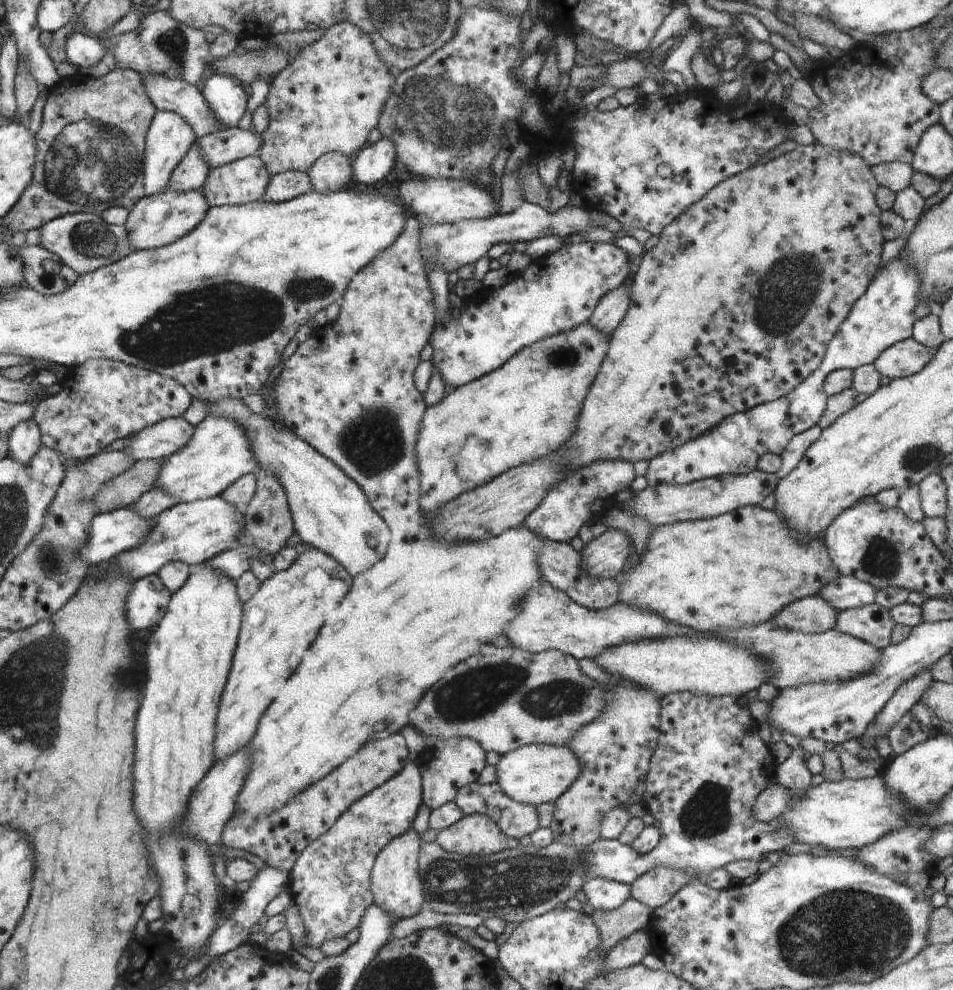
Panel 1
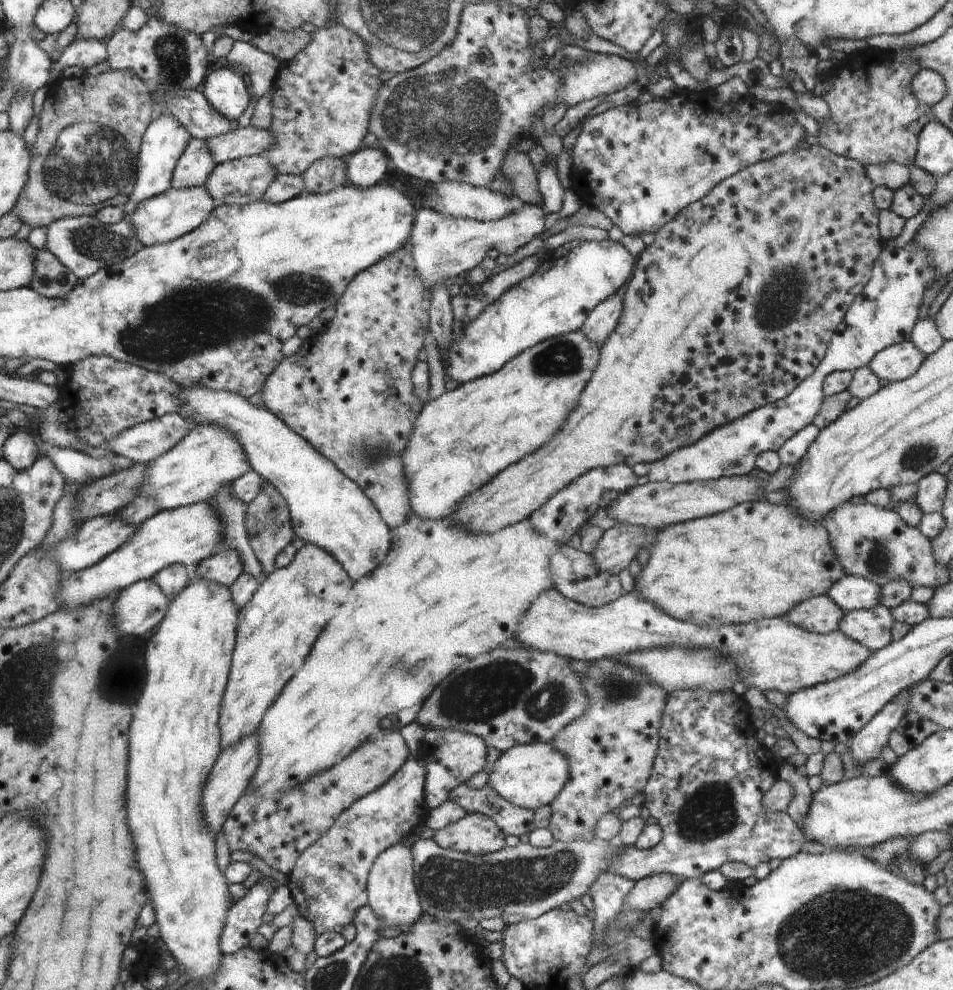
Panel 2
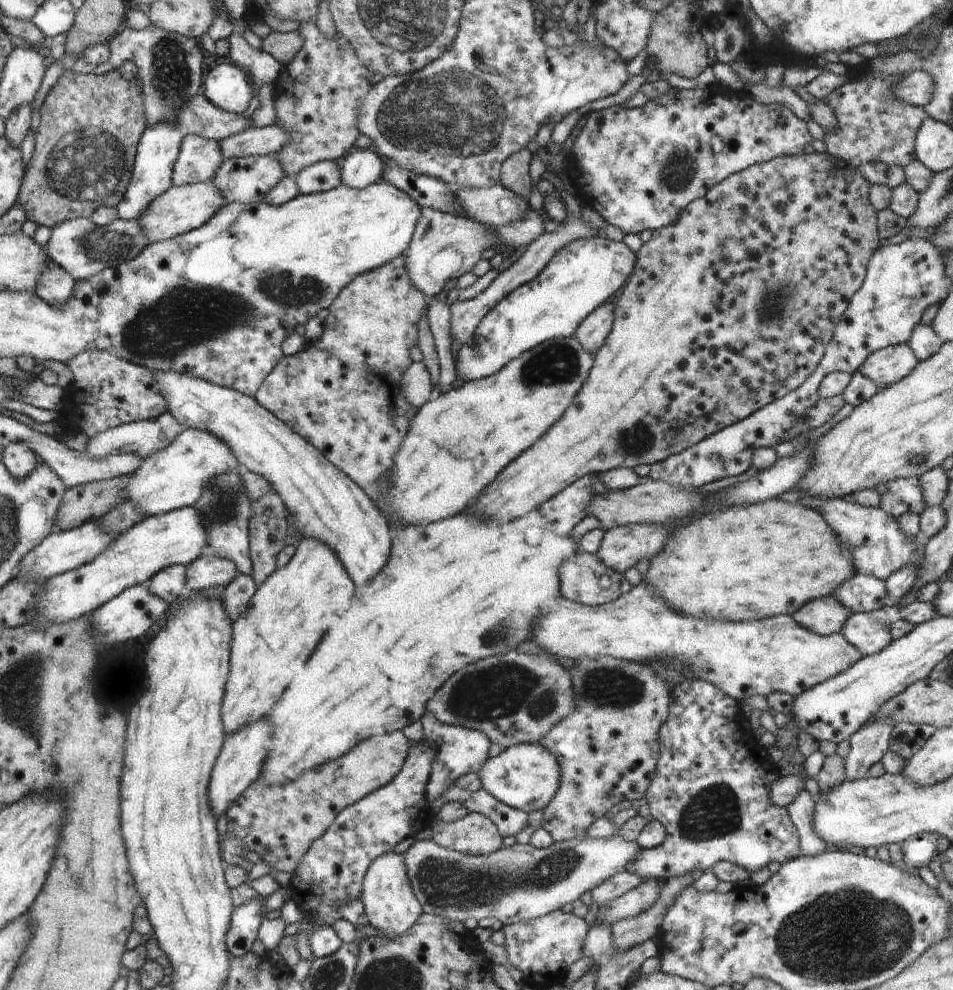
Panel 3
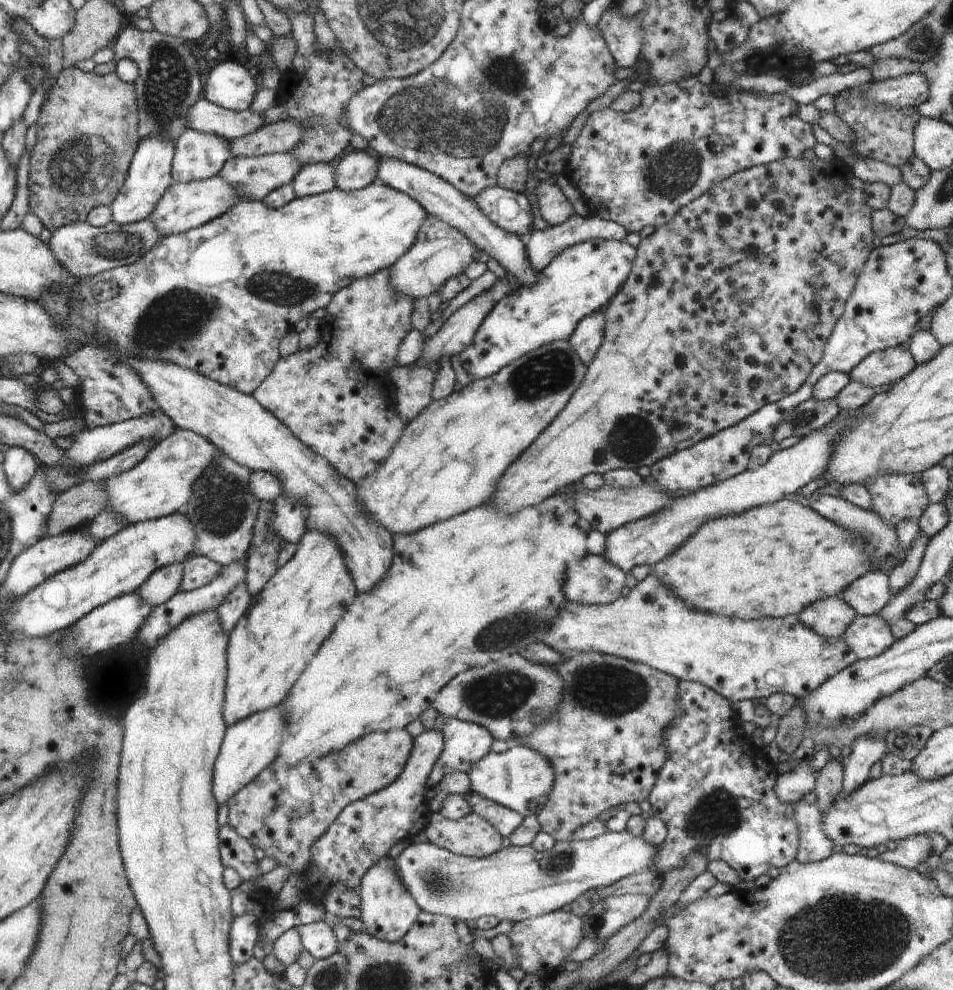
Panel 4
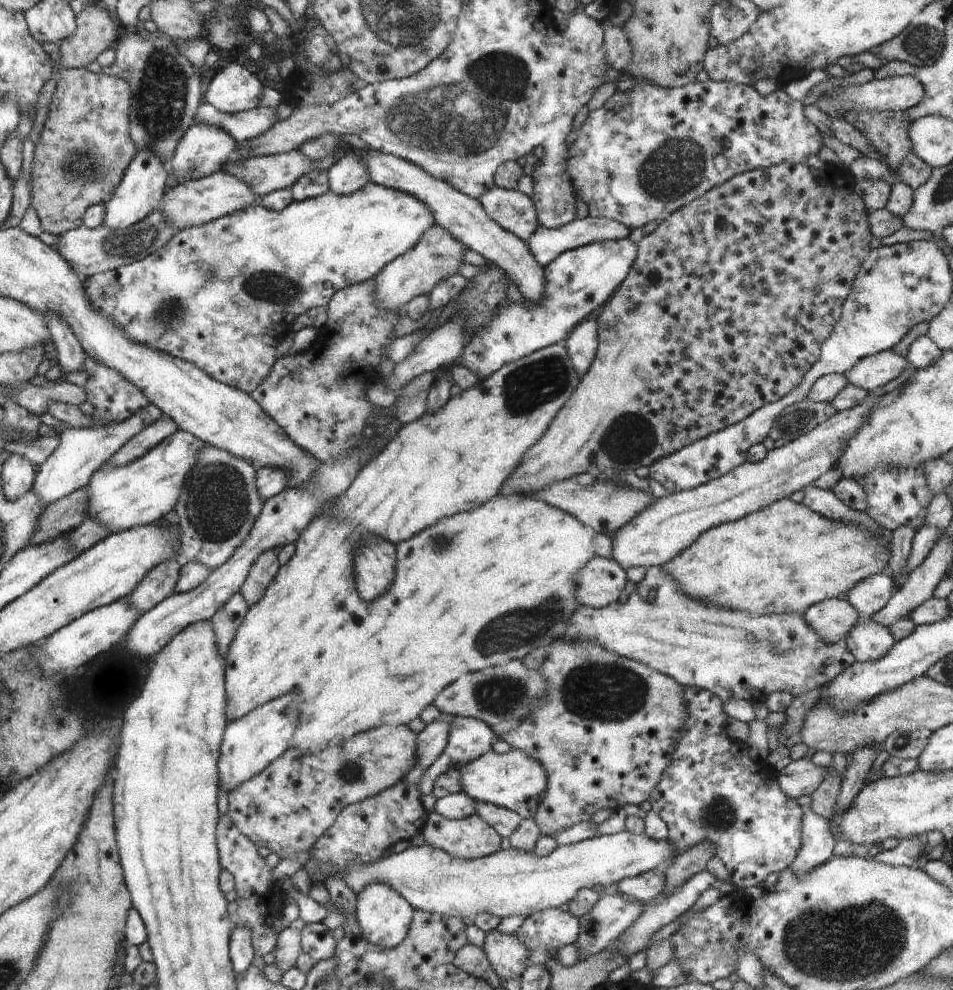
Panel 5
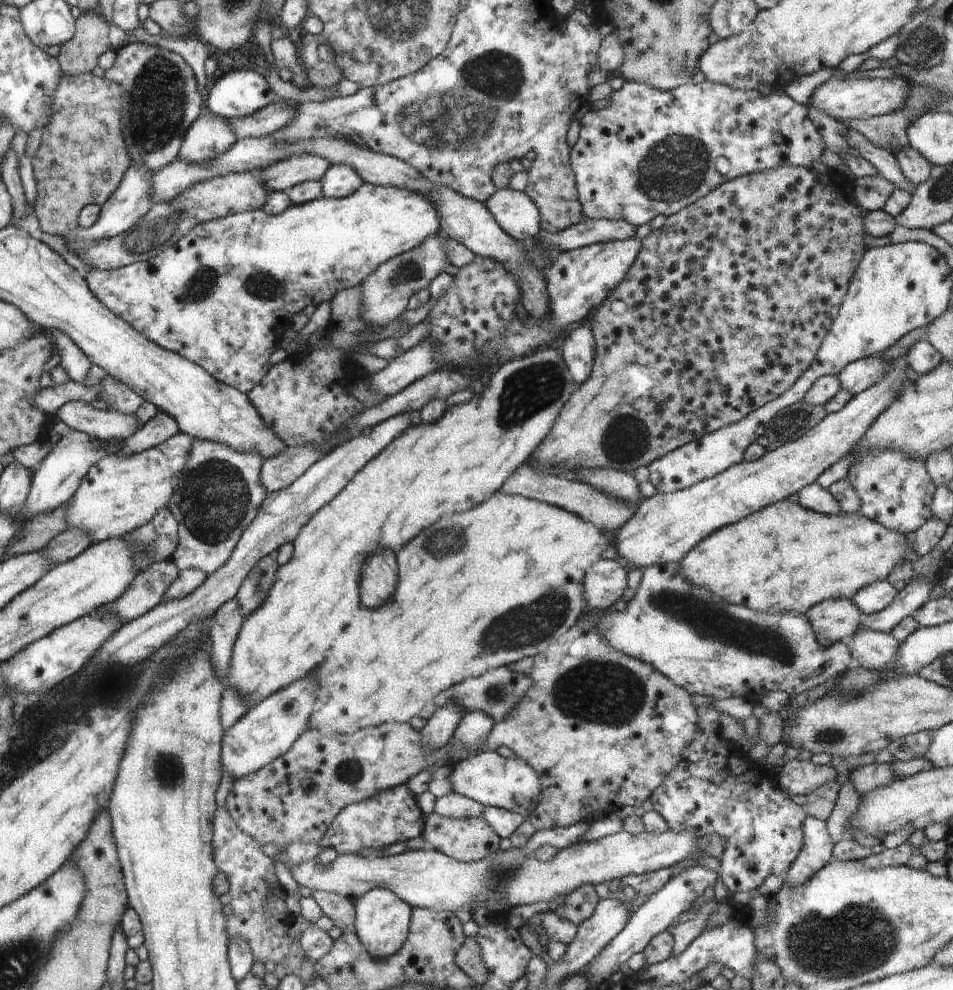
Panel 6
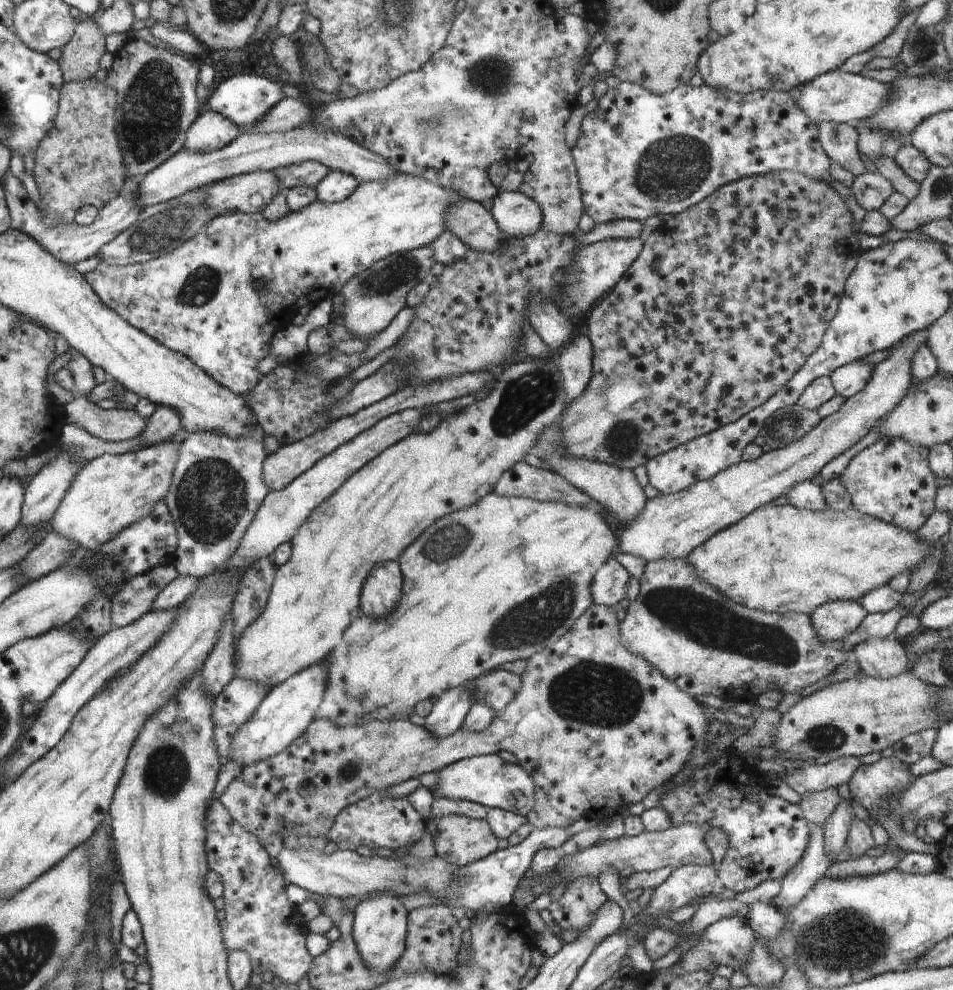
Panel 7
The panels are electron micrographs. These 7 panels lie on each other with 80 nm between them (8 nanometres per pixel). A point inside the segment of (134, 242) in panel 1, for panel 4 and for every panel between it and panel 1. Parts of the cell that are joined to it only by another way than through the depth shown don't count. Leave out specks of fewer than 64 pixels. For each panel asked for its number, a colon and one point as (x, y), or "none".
2: (163, 218)
3: (180, 209)
4: (185, 206)

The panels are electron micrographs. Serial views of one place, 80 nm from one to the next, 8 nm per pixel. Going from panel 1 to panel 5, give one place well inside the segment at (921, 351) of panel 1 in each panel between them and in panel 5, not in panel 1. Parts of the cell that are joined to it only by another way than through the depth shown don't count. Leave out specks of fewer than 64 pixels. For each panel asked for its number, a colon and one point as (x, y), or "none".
2: (897, 362)
3: (888, 365)
4: (887, 366)
5: (873, 371)

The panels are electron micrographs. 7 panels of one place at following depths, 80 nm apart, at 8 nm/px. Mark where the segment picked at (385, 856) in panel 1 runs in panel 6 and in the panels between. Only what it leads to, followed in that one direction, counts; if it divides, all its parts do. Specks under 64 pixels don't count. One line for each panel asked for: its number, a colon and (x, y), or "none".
2: (393, 894)
3: (388, 897)
4: (388, 910)
5: (385, 916)
6: (383, 919)

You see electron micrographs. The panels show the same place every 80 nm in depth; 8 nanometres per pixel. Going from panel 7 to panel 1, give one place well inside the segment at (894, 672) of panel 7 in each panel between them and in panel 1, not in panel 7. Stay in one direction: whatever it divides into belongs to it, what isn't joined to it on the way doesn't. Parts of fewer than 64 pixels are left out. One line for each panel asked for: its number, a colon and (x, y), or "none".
1: (873, 624)
2: (871, 628)
3: (870, 632)
4: (868, 636)
5: (868, 640)
6: (871, 649)

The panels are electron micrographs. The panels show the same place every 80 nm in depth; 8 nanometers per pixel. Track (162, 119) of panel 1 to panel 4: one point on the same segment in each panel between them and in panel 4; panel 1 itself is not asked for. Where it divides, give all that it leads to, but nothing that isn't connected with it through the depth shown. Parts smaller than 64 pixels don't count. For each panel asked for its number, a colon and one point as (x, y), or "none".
2: (165, 140)
3: (157, 153)
4: (150, 176)

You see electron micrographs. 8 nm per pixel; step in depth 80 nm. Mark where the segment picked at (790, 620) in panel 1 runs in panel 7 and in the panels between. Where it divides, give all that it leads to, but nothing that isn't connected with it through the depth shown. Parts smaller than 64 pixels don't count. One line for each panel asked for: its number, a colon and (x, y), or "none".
2: (819, 614)
3: (824, 616)
4: (829, 618)
5: (831, 619)
6: (832, 620)
7: (834, 620)

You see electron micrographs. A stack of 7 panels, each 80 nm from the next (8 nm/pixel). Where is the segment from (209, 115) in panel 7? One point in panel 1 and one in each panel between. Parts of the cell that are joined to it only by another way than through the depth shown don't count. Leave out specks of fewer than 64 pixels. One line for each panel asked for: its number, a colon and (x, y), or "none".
1: (191, 175)
2: (194, 168)
3: (199, 159)
4: (199, 156)
5: (204, 149)
6: (210, 136)

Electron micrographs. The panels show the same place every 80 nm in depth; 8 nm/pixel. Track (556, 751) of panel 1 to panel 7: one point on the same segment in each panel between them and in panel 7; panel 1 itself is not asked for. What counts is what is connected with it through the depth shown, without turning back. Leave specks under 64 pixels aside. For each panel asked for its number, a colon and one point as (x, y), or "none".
2: (531, 775)
3: (526, 776)
4: (521, 779)
5: (514, 780)
6: (488, 778)
7: (486, 779)

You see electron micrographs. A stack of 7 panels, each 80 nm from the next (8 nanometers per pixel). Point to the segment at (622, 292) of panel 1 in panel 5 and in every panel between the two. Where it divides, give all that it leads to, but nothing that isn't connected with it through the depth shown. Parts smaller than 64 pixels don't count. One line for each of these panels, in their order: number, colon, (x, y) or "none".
2: (603, 318)
3: (591, 334)
4: (587, 337)
5: (582, 343)

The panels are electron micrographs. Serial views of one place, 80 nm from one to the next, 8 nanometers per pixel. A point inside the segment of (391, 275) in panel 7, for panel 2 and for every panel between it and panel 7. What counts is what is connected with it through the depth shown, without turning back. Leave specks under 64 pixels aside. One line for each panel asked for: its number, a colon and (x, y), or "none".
2: (443, 247)
3: (443, 246)
4: (441, 251)
5: (438, 255)
6: (385, 293)

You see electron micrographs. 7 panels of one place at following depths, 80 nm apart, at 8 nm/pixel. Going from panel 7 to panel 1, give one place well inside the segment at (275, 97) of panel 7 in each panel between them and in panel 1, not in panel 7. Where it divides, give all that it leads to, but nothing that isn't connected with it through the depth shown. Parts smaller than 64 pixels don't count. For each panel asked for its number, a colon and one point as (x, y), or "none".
1: (225, 97)
2: (225, 91)
3: (226, 86)
4: (229, 85)
5: (233, 89)
6: (242, 91)

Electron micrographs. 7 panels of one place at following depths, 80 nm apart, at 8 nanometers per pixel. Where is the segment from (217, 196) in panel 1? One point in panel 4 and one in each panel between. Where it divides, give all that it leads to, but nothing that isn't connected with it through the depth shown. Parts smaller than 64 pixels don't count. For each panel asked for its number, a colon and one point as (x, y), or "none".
2: (242, 181)
3: (247, 179)
4: (255, 178)

